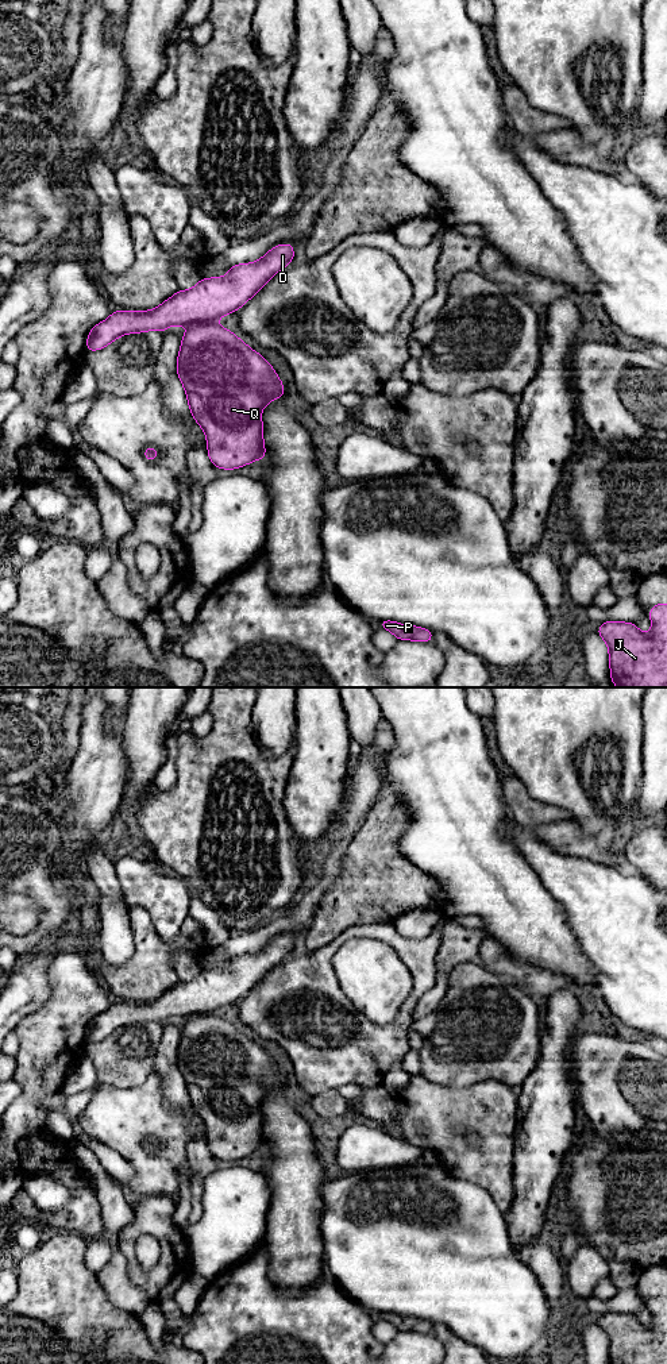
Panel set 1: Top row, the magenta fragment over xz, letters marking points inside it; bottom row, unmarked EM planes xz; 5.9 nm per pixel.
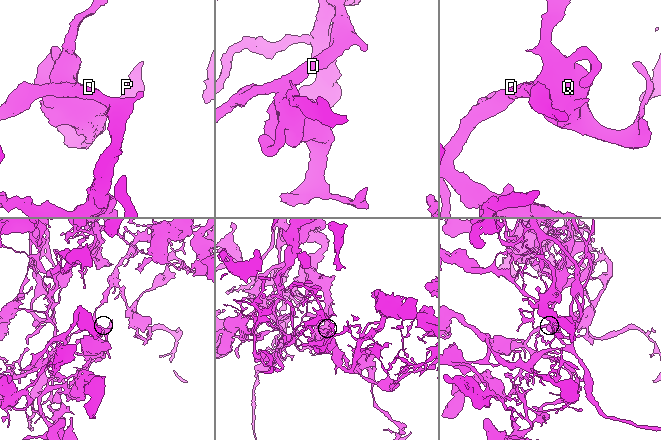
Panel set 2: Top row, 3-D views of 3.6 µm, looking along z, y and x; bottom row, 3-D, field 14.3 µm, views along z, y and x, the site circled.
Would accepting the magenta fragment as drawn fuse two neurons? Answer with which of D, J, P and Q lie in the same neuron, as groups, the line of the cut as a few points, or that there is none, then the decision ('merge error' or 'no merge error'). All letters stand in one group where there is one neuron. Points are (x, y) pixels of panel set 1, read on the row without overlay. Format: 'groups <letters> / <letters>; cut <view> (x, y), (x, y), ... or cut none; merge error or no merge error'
groups D J P Q; cut none; no merge error

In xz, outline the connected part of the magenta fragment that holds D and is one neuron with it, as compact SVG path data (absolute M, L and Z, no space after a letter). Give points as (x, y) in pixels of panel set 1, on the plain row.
M290 935L274 937L254 955L231 956L225 968L201 970L190 982L178 982L151 1002L115 1002L96 1016L86 1030L86 1044L101 1041L124 1025L163 1024L170 1017L189 1017L182 1026L177 1066L186 1083L192 1107L204 1121L209 1152L219 1160L239 1160L263 1152L262 1101L277 1088L286 1088L271 1056L235 1025L215 1012L243 998L266 974L294 949Z

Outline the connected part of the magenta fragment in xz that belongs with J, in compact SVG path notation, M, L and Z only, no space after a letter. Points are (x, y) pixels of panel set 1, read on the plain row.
M667 1295L649 1299L652 1322L645 1326L633 1314L605 1313L597 1325L609 1338L610 1364L667 1364Z

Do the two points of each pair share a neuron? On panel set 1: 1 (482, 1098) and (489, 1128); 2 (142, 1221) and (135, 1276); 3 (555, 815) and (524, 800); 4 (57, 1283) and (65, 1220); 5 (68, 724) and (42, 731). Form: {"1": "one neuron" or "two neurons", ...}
{"1": "one neuron", "2": "one neuron", "3": "one neuron", "4": "two neurons", "5": "two neurons"}

